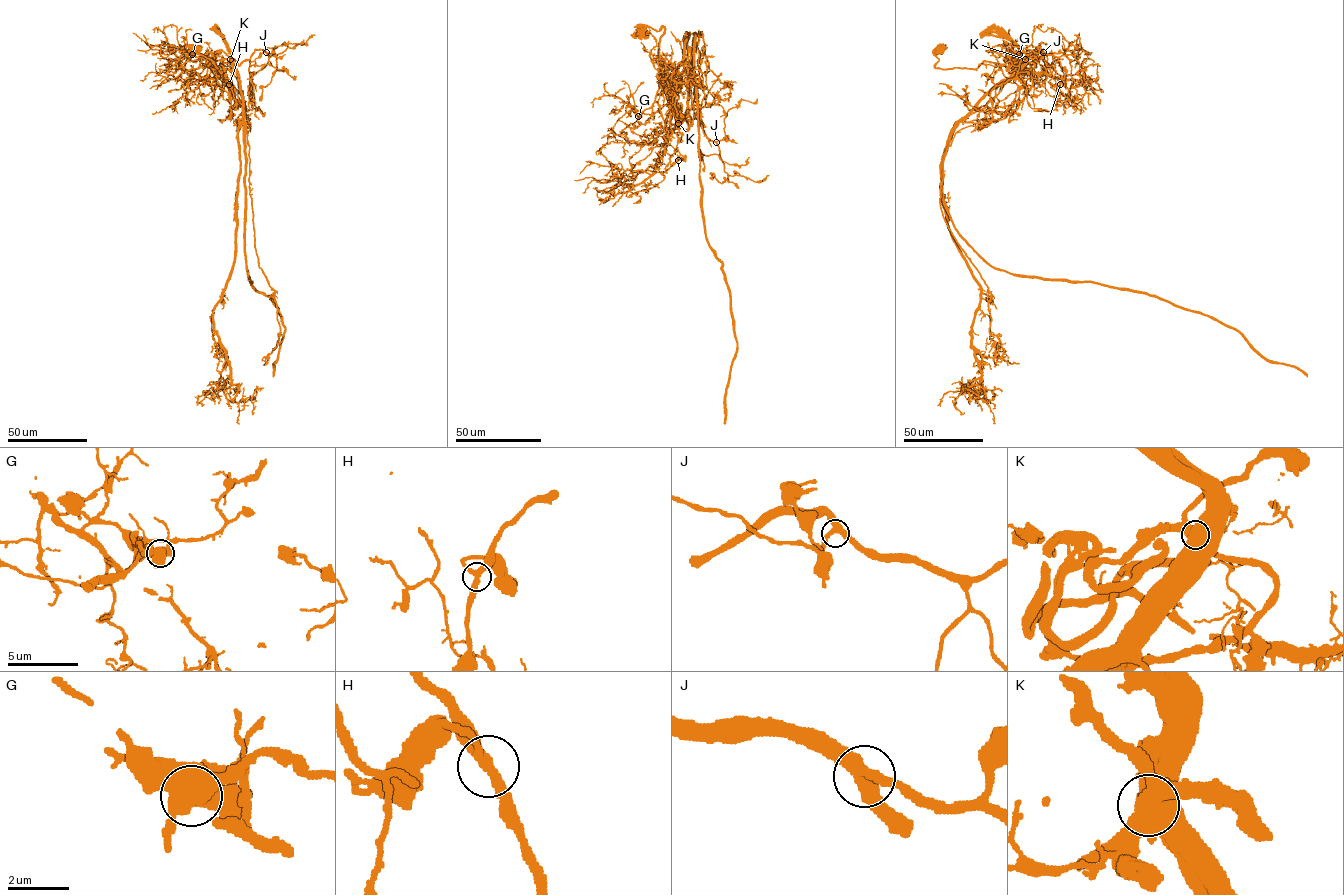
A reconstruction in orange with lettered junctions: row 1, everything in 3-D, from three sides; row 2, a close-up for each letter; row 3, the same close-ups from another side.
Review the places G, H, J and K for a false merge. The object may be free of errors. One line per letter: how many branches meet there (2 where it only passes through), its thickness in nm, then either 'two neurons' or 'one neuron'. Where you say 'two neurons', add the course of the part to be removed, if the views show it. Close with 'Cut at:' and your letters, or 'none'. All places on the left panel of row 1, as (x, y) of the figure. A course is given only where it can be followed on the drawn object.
G: 3 branches meet; 550 nm thick; one neuron
H: 3 branches meet; 320 nm thick; one neuron
J: 3 branches meet; 360 nm thick; one neuron
K: 3 branches meet; 650 nm thick; two neurons; foreign part runs (229, 59), (221, 63), (214, 77), (190, 77), (179, 66), (165, 34), (156, 28), (163, 31), (175, 26)
Cut at: K

